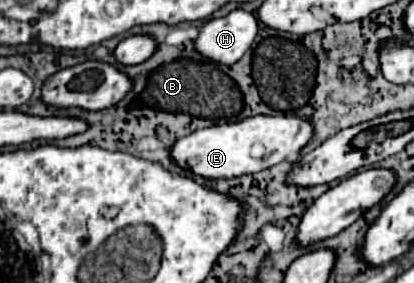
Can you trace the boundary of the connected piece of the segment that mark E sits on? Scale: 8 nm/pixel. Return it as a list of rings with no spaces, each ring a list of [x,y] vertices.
[[[257,115],[257,117],[247,117],[231,123],[197,129],[181,137],[179,141],[175,141],[171,149],[171,159],[179,167],[189,169],[203,179],[213,179],[213,181],[235,179],[277,165],[287,157],[299,153],[301,147],[311,139],[311,135],[313,135],[313,127],[309,125],[309,121],[297,115],[291,117]]]

